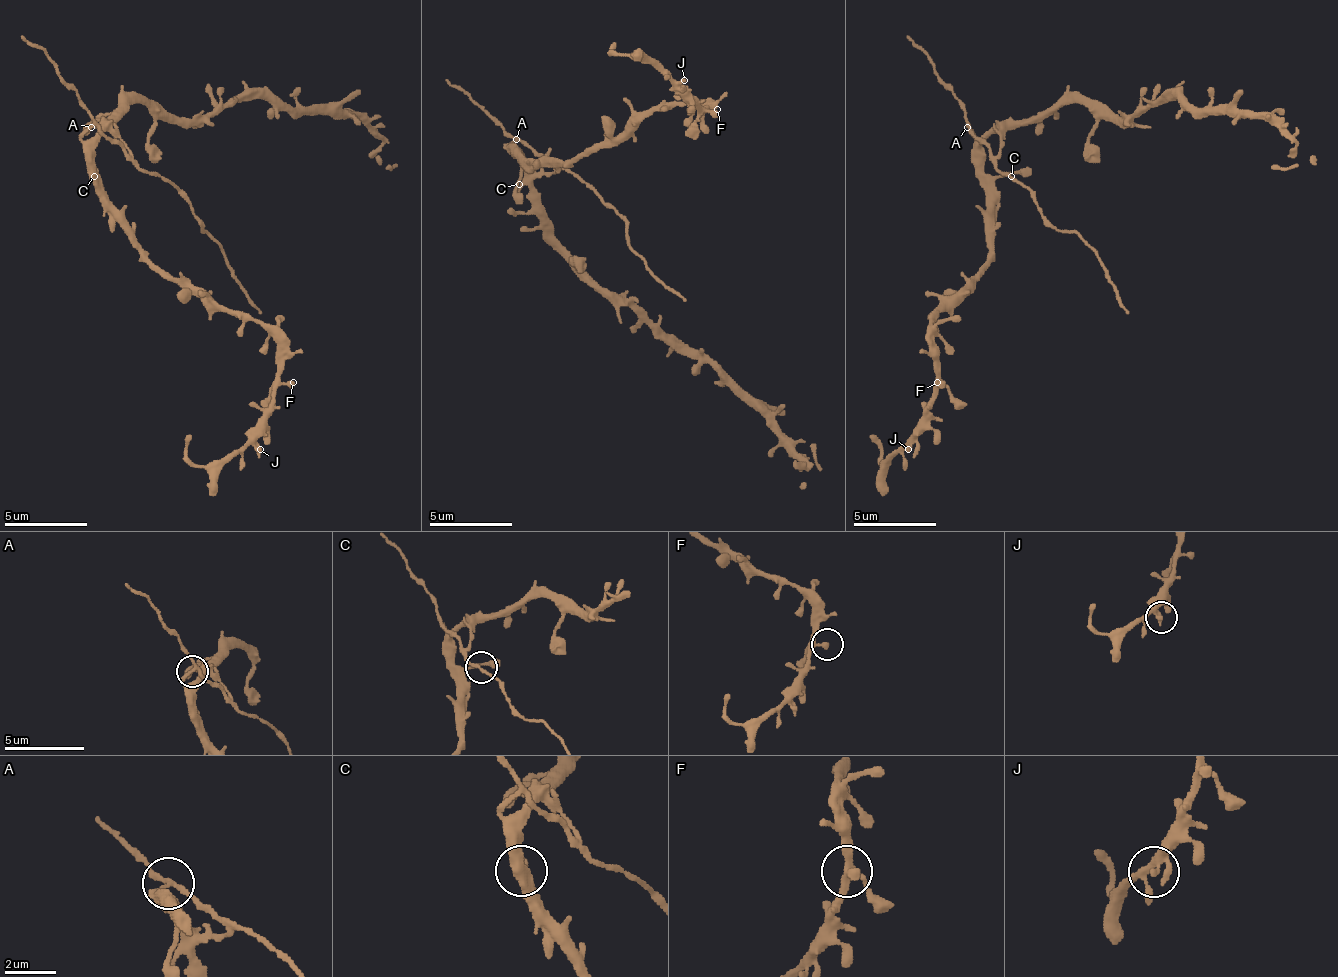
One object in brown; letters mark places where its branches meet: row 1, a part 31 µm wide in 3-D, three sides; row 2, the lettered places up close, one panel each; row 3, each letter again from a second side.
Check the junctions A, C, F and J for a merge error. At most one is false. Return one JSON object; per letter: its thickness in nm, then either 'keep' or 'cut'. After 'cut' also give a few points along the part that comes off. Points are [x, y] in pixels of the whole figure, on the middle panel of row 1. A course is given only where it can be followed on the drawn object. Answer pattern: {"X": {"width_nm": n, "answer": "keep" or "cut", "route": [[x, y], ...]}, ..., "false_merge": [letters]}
{"A": {"width_nm": 160, "answer": "cut", "route": [[515, 138], [568, 167], [618, 213], [626, 242], [651, 271], [684, 300]]}, "C": {"width_nm": 200, "answer": "keep"}, "F": {"width_nm": 180, "answer": "keep"}, "J": {"width_nm": 200, "answer": "keep"}, "false_merge": ["A"]}

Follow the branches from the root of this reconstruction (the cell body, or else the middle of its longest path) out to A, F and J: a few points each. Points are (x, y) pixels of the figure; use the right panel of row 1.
A: (982, 147), (982, 142), (966, 126)
F: (982, 147), (982, 180), (986, 184), (986, 246), (991, 250), (991, 258), (933, 316), (937, 382)
J: (982, 147), (991, 258), (933, 316), (937, 395), (929, 424), (908, 449)

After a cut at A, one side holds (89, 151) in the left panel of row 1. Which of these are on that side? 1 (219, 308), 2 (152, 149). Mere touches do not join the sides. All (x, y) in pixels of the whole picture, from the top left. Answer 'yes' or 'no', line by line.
1: yes
2: yes

